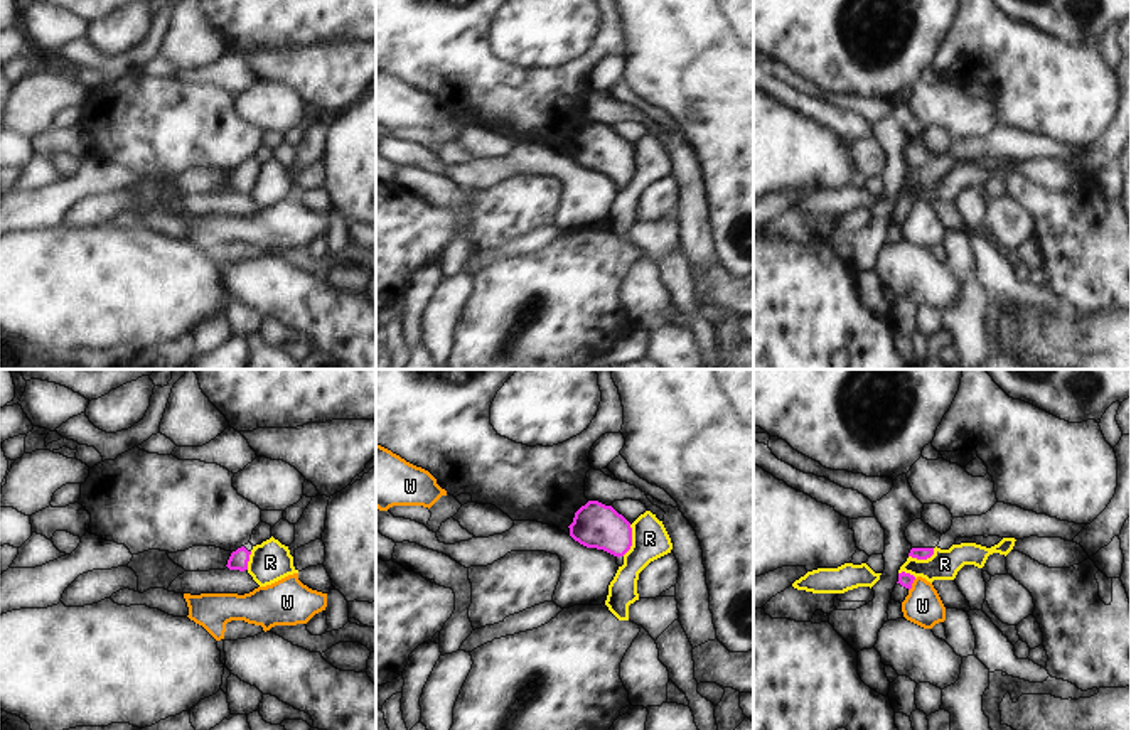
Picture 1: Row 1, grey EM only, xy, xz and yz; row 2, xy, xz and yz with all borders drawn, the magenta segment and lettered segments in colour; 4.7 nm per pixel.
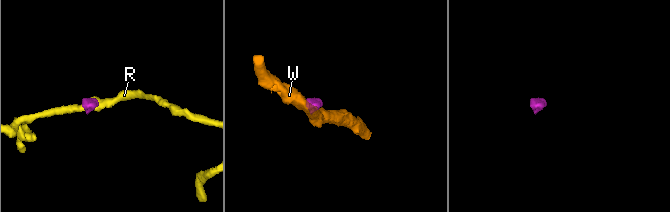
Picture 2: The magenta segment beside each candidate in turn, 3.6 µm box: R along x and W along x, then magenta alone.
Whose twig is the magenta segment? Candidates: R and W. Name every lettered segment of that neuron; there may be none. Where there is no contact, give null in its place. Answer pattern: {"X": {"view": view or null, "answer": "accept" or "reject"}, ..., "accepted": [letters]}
{"R": {"view": "xz", "answer": "reject"}, "W": {"view": "yz", "answer": "reject"}, "accepted": []}

